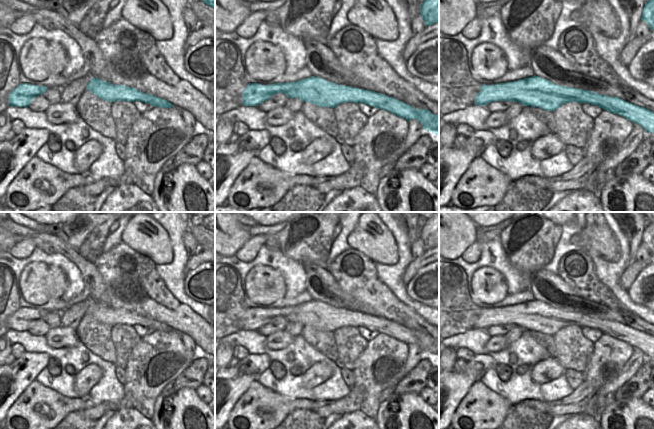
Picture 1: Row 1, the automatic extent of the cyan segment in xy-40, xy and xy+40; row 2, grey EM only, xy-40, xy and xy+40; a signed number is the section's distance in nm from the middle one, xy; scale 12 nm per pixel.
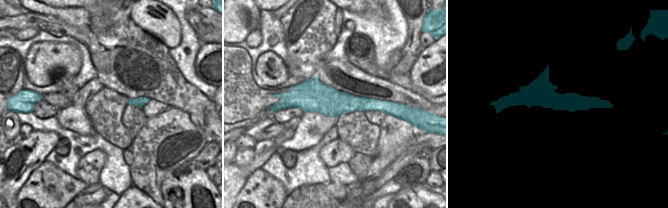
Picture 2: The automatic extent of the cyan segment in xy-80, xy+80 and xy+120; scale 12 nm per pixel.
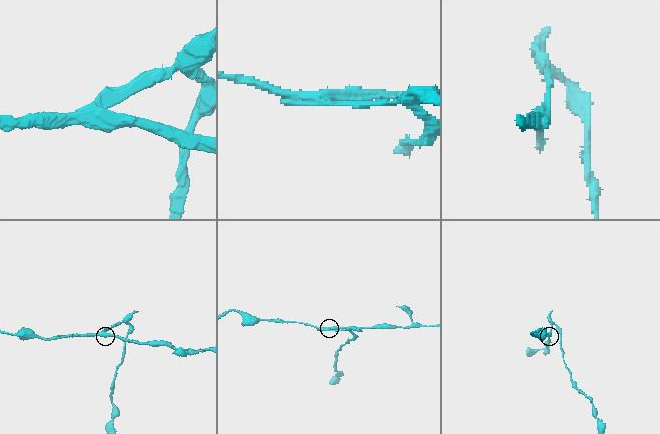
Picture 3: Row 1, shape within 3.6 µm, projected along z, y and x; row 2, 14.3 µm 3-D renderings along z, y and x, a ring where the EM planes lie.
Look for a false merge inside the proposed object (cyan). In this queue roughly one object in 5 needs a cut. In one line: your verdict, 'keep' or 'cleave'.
cleave

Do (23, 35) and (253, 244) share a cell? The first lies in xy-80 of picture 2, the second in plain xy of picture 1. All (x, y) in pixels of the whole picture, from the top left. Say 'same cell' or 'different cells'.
same cell

